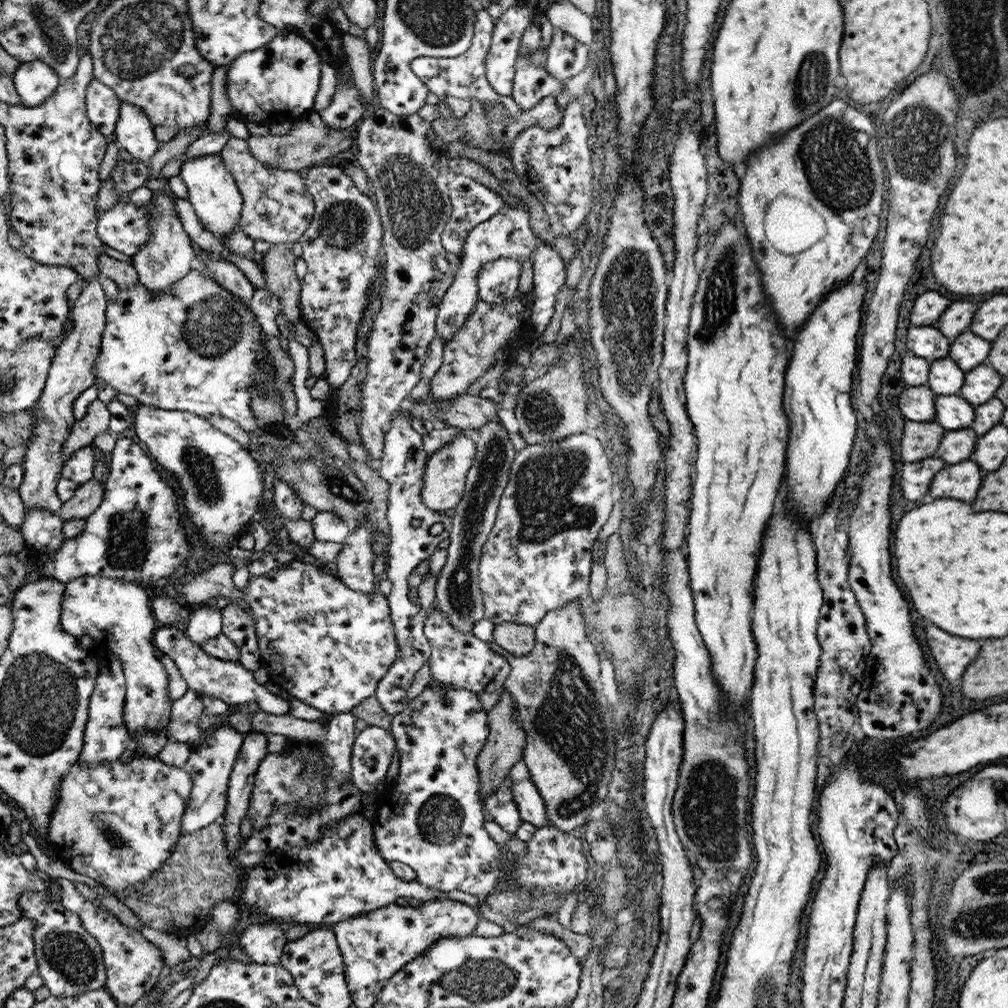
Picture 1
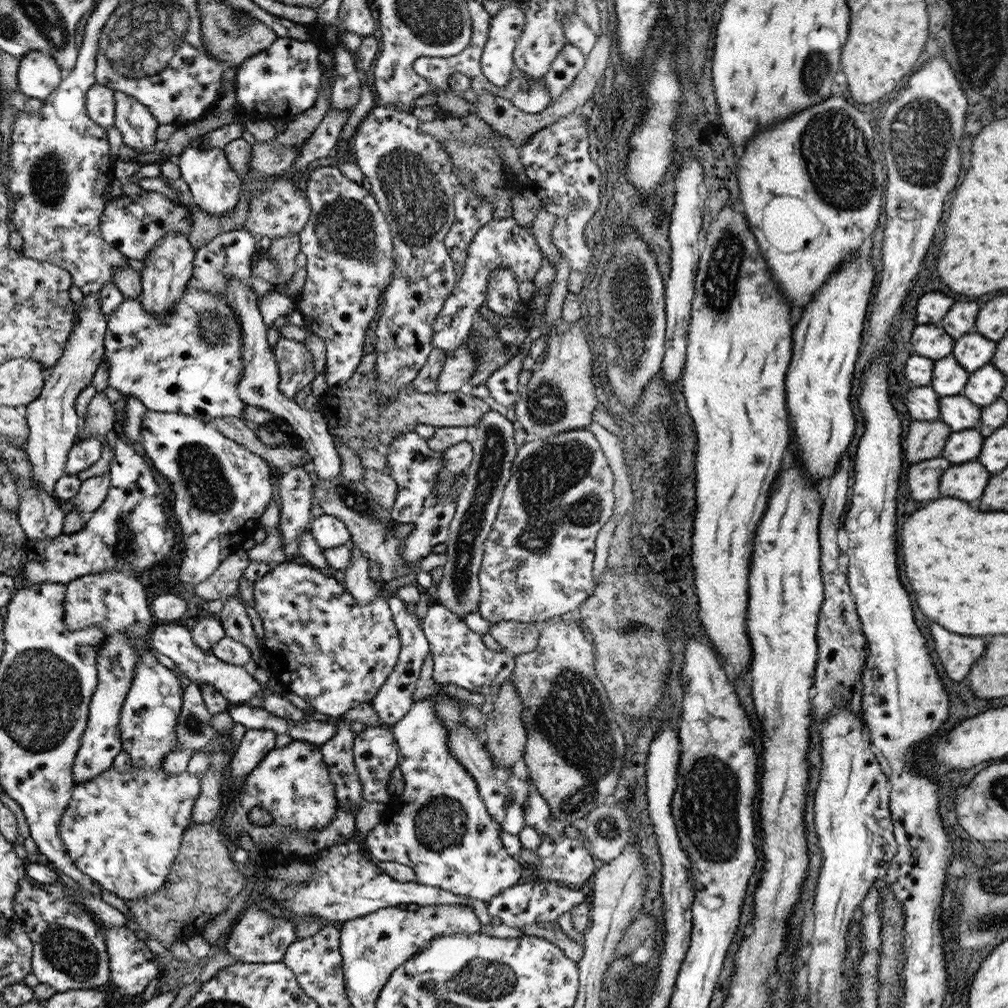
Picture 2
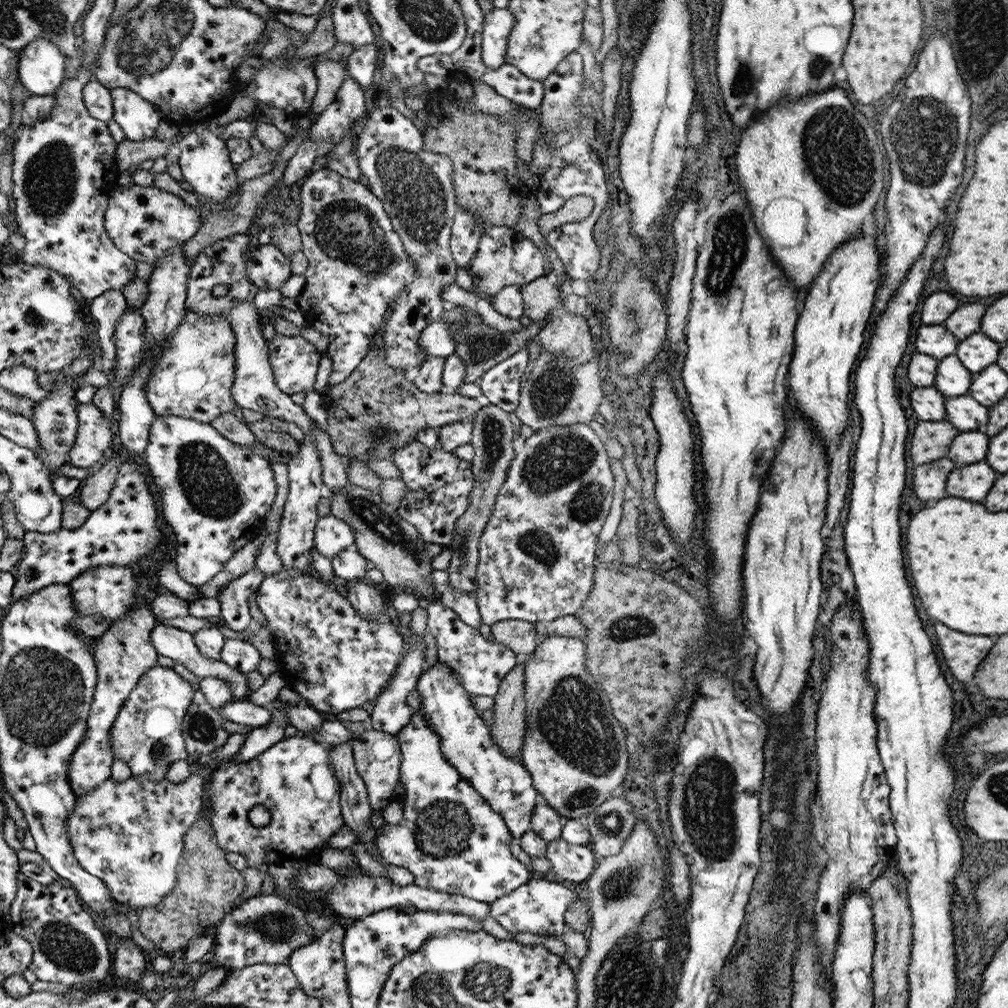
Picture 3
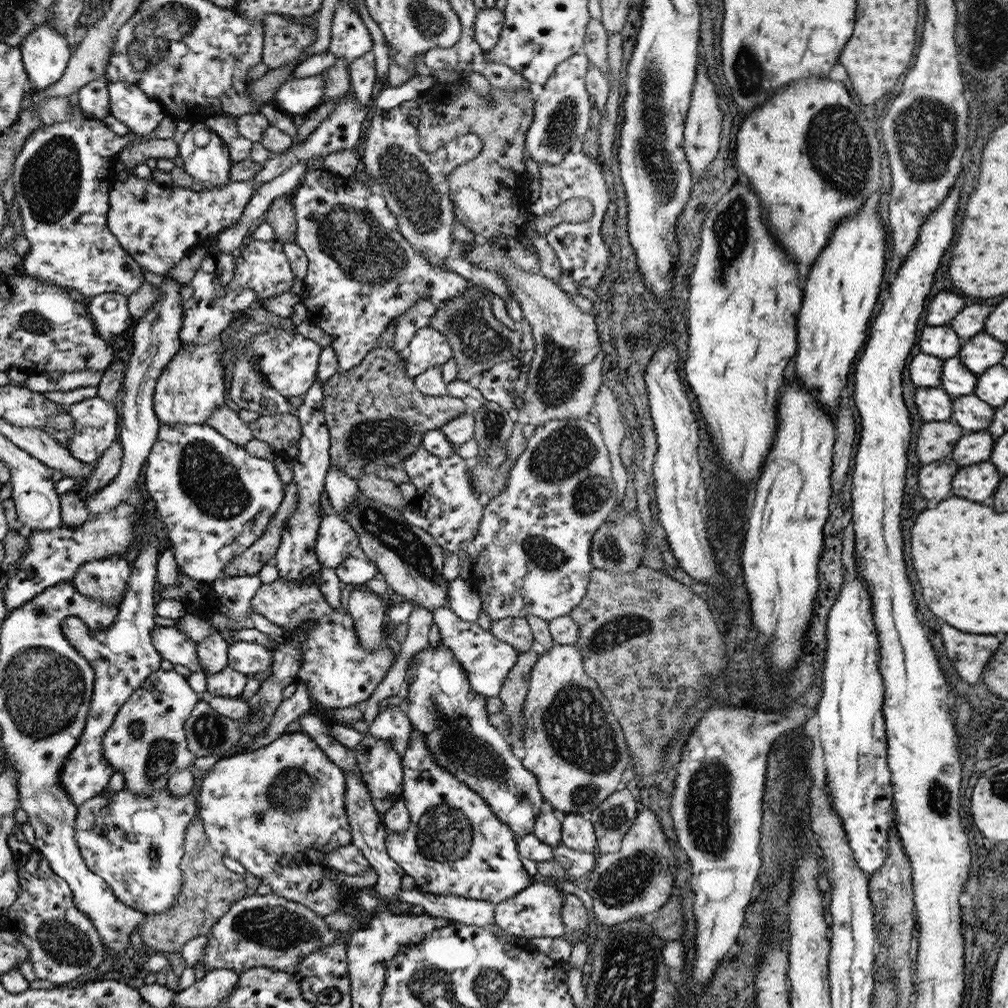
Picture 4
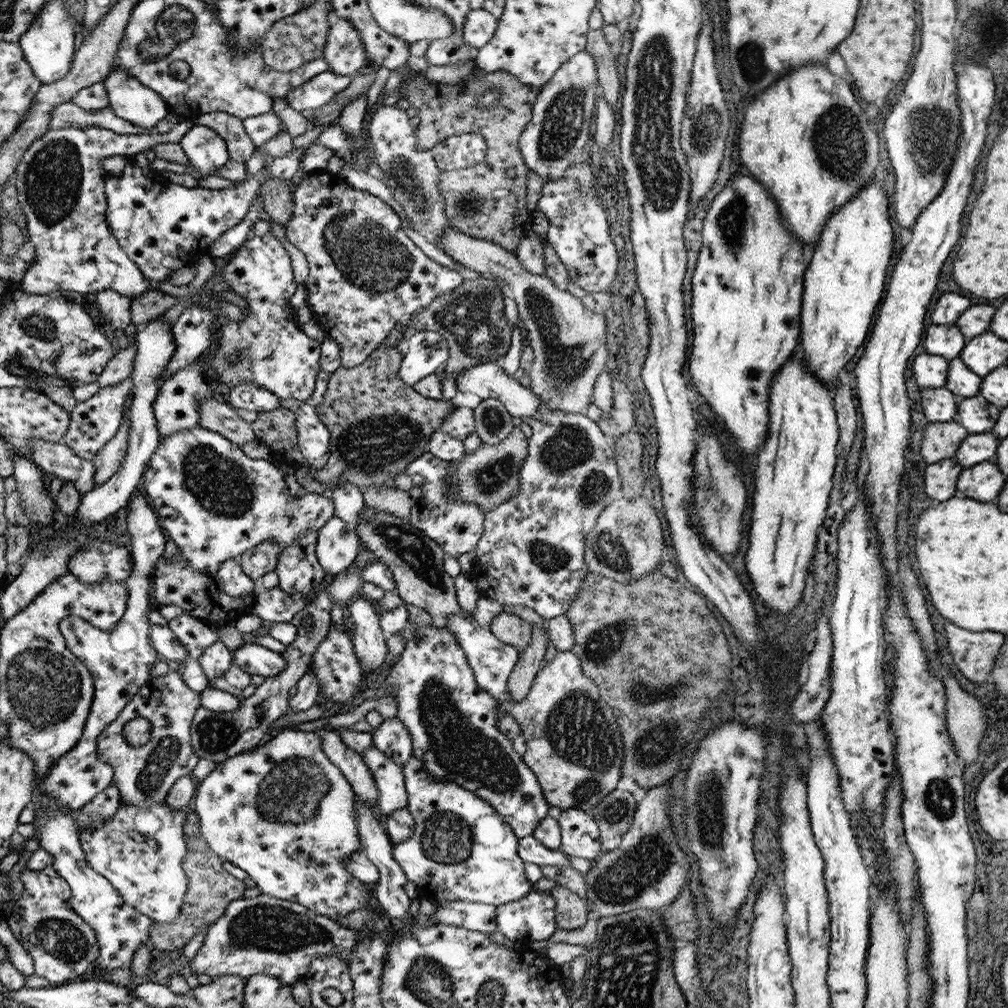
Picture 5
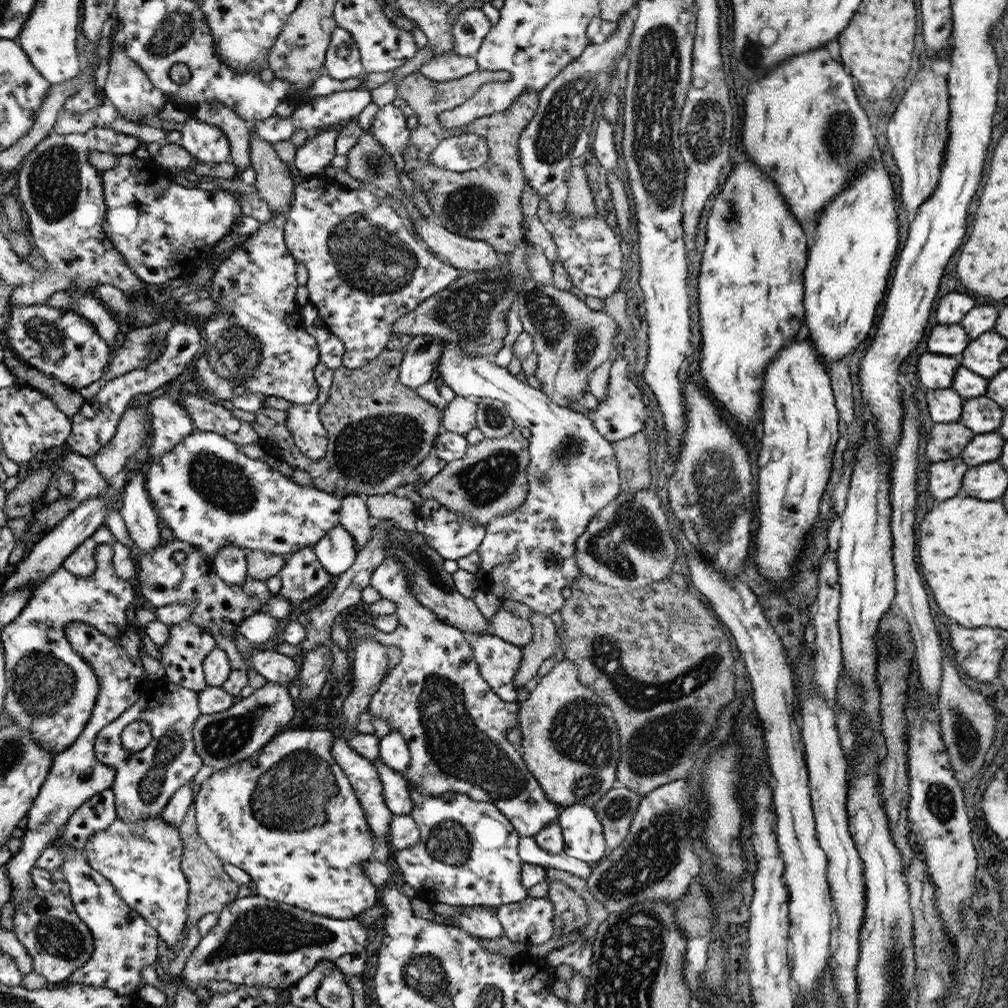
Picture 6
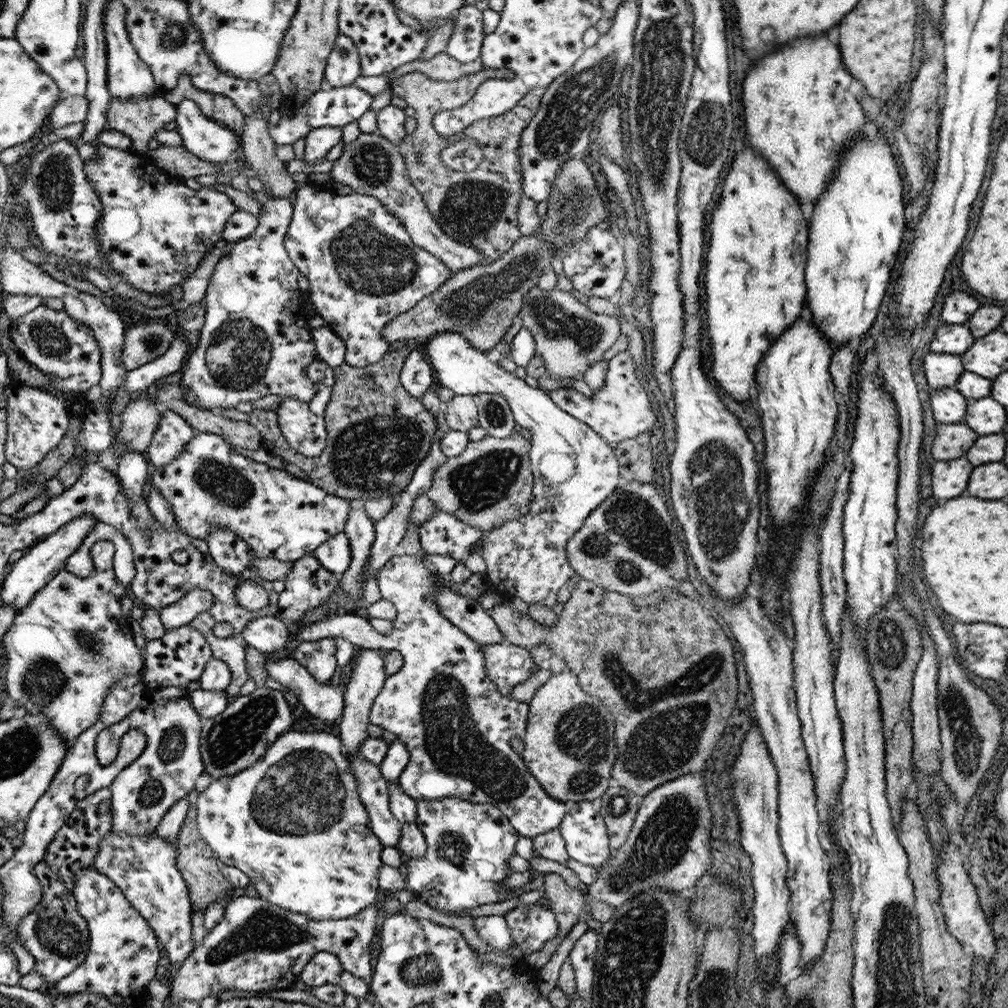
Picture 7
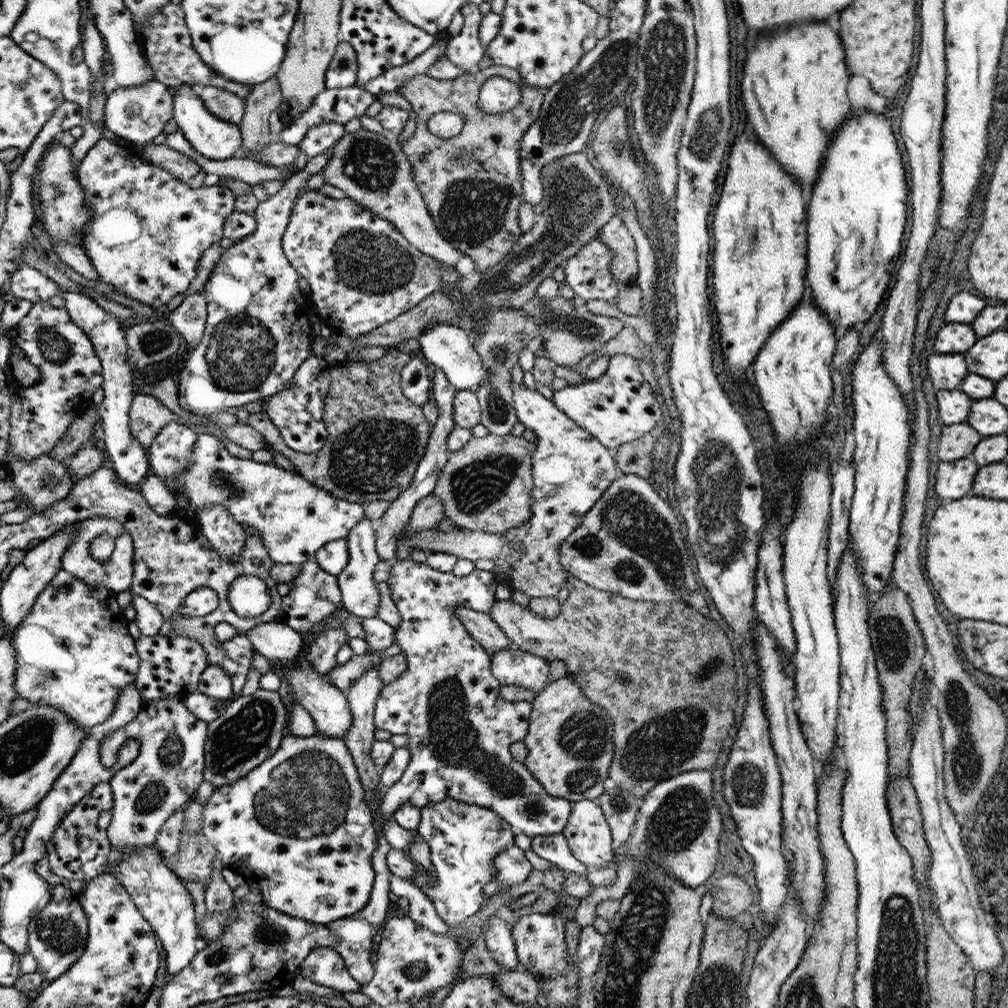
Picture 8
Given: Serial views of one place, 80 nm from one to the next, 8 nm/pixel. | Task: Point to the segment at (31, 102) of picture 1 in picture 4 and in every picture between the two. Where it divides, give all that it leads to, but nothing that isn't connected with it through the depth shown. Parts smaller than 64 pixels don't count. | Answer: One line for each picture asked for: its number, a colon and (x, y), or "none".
2: (38, 74)
3: (41, 65)
4: (45, 52)

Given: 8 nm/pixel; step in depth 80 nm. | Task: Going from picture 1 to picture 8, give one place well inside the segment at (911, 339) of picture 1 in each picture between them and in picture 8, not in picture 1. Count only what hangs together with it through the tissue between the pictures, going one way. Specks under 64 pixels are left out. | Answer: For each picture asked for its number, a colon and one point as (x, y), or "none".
2: (931, 341)
3: (937, 341)
4: (941, 341)
5: (945, 340)
6: (950, 340)
7: (949, 338)
8: (952, 338)

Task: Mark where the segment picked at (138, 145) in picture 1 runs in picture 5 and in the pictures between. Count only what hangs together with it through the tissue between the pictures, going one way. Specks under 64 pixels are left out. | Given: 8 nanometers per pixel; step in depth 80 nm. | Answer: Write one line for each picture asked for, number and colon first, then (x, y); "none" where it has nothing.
2: (138, 127)
3: (137, 117)
4: (141, 114)
5: (137, 103)

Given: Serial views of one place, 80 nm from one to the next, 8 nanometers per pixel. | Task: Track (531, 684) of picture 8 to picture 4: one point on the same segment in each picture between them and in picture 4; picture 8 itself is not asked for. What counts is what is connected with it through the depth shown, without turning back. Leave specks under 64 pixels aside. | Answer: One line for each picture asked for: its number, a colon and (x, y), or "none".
4: (488, 660)
5: (492, 660)
6: (499, 660)
7: (508, 665)

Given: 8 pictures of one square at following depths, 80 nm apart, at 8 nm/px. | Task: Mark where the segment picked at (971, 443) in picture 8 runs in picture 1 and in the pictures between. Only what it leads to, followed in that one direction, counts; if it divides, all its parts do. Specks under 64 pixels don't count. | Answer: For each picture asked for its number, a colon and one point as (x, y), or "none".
1: (920, 440)
2: (926, 440)
3: (932, 439)
4: (936, 440)
5: (941, 441)
6: (947, 441)
7: (952, 441)

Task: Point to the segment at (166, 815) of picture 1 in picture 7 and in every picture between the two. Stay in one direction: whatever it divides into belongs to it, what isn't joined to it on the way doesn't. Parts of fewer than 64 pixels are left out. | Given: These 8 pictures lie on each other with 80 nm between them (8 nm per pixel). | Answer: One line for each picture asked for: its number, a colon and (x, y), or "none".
2: (124, 829)
3: (130, 833)
4: (136, 843)
5: (140, 850)
6: (142, 859)
7: (144, 867)

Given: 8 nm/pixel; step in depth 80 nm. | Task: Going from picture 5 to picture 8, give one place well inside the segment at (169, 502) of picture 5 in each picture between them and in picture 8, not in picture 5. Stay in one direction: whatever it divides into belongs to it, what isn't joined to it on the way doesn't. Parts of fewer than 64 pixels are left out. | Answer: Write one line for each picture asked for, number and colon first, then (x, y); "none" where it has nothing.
6: (209, 494)
7: (210, 487)
8: (294, 518)

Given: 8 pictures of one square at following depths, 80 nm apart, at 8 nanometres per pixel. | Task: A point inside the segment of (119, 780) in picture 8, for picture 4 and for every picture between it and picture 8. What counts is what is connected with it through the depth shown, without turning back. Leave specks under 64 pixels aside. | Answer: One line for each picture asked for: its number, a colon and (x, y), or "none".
4: (162, 705)
5: (144, 775)
6: (145, 782)
7: (141, 794)

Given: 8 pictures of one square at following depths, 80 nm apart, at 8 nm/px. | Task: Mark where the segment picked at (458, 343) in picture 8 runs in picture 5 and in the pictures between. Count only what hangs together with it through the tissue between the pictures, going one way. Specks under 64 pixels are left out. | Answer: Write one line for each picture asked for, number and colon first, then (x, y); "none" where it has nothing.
5: (531, 551)
6: (529, 555)
7: (574, 470)

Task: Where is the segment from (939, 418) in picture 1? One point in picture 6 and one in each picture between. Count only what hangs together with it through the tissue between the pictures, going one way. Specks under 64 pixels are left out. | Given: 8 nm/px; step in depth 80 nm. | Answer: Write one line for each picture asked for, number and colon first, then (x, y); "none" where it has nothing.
2: (959, 413)
3: (964, 412)
4: (973, 414)
5: (976, 414)
6: (982, 415)

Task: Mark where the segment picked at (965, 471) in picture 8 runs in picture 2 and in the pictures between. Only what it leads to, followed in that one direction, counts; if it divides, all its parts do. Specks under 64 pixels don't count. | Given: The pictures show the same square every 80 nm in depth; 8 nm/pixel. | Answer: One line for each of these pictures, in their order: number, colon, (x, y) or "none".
2: (923, 478)
3: (929, 479)
4: (935, 479)
5: (940, 478)
6: (945, 478)
7: (949, 478)

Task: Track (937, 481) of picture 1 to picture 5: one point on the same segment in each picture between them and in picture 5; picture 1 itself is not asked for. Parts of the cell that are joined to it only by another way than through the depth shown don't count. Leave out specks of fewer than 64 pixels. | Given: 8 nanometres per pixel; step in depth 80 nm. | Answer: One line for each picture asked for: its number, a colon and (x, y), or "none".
2: (966, 481)
3: (973, 481)
4: (978, 482)
5: (983, 482)

